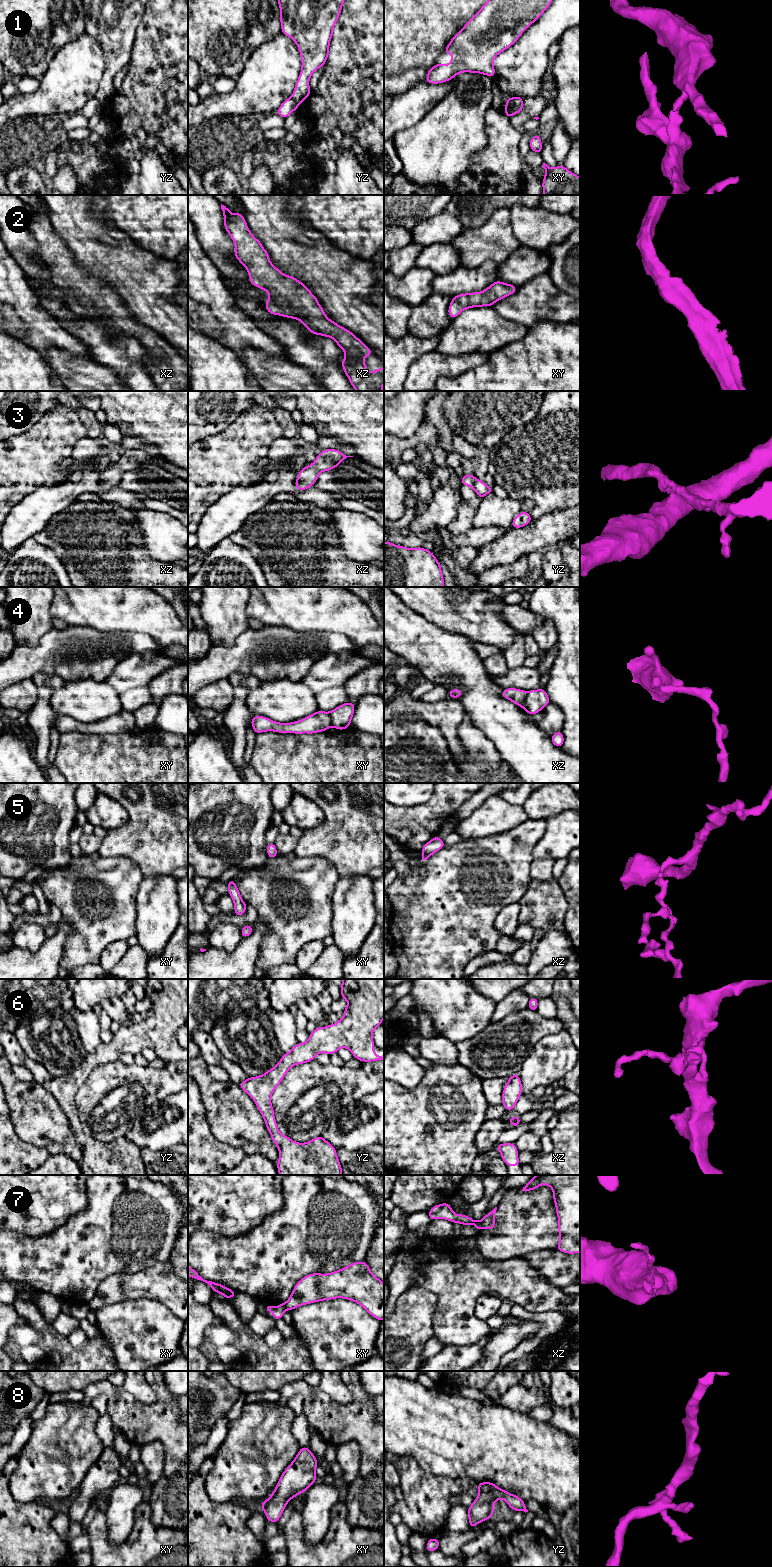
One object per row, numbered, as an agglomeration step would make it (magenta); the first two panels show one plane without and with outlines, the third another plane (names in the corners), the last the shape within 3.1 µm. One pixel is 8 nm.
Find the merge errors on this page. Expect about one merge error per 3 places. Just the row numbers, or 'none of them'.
1, 4, 5, 7

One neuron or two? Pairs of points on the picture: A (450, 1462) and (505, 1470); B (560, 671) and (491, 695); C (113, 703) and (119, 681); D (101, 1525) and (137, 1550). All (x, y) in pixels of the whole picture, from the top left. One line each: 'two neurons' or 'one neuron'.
A: one neuron
B: two neurons
C: two neurons
D: one neuron

